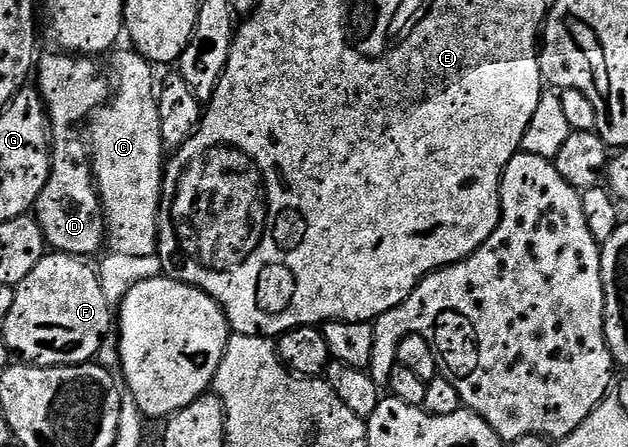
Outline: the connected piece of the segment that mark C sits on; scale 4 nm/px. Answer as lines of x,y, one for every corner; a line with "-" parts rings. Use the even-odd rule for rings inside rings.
119,49
114,55
114,66
118,72
116,89
110,101
96,110
91,117
90,144
92,147
92,169
99,197
107,216
108,236
111,249
124,256
150,256
157,253
159,234
159,210
162,205
162,186
165,174
166,149
160,129
162,109
153,65
138,51

